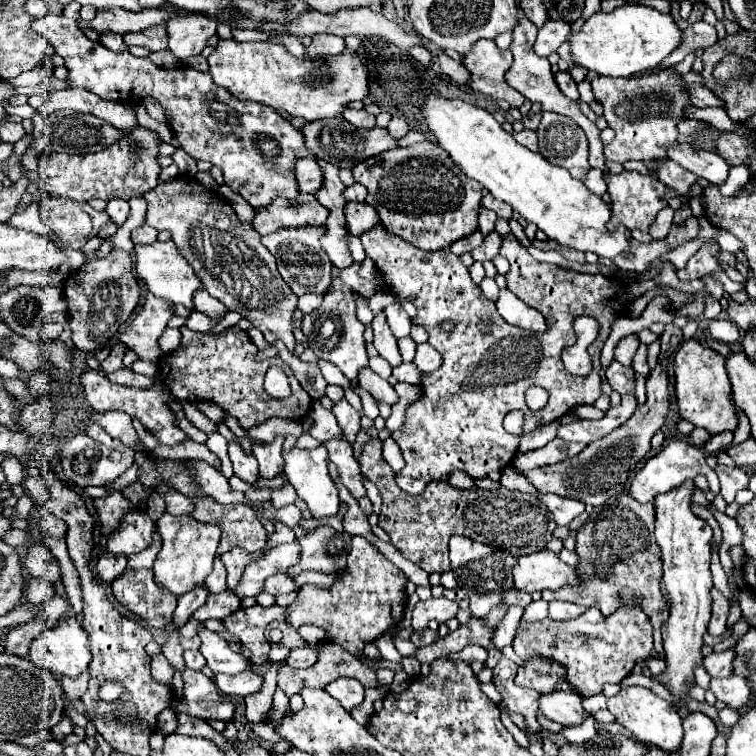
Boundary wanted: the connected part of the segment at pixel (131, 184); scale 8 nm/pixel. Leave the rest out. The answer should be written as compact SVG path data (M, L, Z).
M137 125L133 131L123 131L121 141L105 147L99 153L87 155L65 155L65 153L47 153L39 157L39 177L47 183L51 195L61 195L73 201L91 201L91 199L123 199L141 197L153 191L159 183L159 133Z

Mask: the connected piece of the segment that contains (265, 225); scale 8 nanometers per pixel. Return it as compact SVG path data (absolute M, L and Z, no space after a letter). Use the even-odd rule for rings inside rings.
M301 193L297 201L285 201L275 199L265 209L255 211L253 227L261 233L273 233L281 227L293 227L293 225L323 225L329 217L329 211L317 201L311 193Z

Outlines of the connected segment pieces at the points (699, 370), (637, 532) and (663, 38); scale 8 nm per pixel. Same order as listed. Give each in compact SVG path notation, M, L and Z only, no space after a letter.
M689 339L681 343L673 363L675 363L675 395L681 417L691 421L695 427L707 429L711 435L721 431L735 431L737 417L733 405L729 403L731 385L725 357L721 357L709 347L703 347L699 341Z
M629 493L619 495L609 505L605 505L593 519L589 519L577 533L577 553L577 569L585 573L589 585L581 589L543 590L542 599L547 602L556 598L563 599L583 607L597 607L601 609L601 613L611 613L611 605L617 605L619 589L633 587L637 593L641 593L643 601L639 601L639 607L653 625L654 649L663 653L661 627L668 619L669 612L659 591L661 553L653 537L653 503L639 503Z
M627 3L617 7L613 13L595 13L585 19L579 33L569 35L571 53L577 65L597 75L609 77L629 77L637 71L657 67L665 57L669 57L681 45L683 31L677 27L673 15L659 13L653 7Z

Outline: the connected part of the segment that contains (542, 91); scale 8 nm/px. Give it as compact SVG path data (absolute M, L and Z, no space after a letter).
M517 5L517 25L513 29L513 43L511 43L511 53L513 53L513 65L509 67L505 79L507 83L517 89L521 95L525 95L529 101L539 101L543 105L543 111L553 111L553 113L561 113L561 115L567 115L571 117L587 135L587 141L589 141L589 163L591 167L597 167L601 171L605 171L605 157L603 157L603 143L599 139L599 129L595 127L595 123L591 123L579 109L579 103L575 101L569 101L557 87L555 83L555 77L551 73L551 63L547 59L541 59L533 53L533 41L537 37L537 27L525 17L525 13L519 9Z

